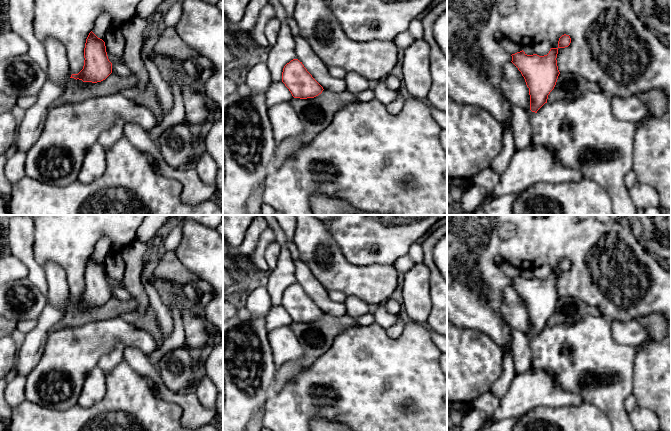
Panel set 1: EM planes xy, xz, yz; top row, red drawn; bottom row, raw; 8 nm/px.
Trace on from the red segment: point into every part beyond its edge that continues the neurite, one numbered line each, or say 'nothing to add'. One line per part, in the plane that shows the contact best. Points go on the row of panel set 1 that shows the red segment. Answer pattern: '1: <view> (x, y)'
nothing to add

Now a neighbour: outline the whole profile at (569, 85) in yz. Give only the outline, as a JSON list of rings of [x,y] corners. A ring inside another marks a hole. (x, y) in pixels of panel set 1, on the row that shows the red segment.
[[[560,73],[554,89],[548,95],[547,102],[573,99],[585,91],[599,92],[600,89],[595,83],[589,82],[579,74]]]

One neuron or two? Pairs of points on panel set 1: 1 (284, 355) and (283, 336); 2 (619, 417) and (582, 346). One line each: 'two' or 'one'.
1: one
2: one

